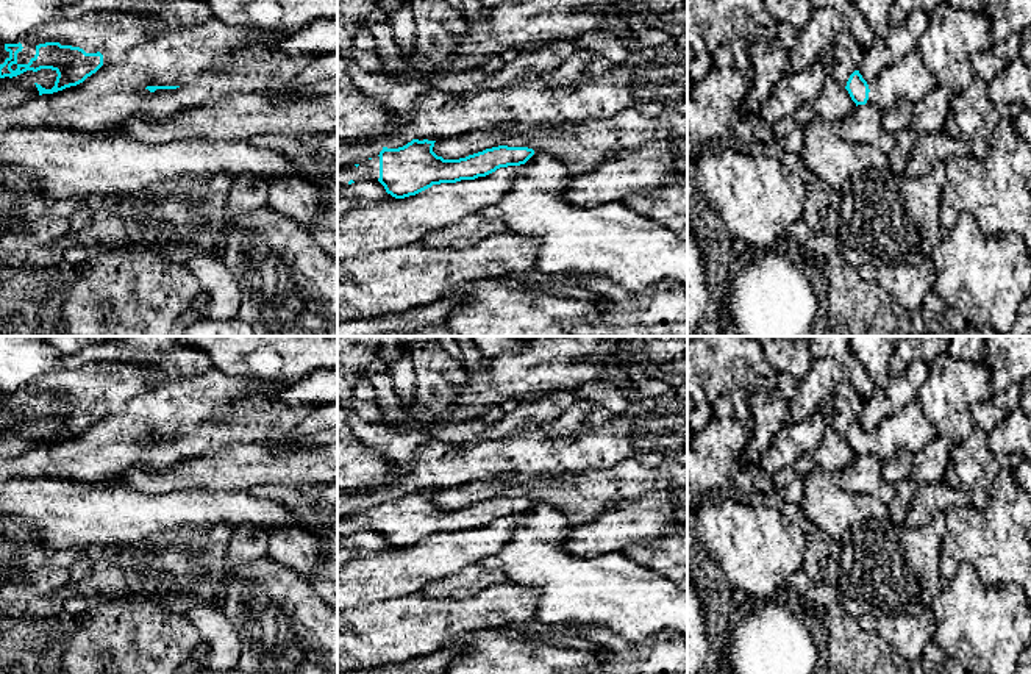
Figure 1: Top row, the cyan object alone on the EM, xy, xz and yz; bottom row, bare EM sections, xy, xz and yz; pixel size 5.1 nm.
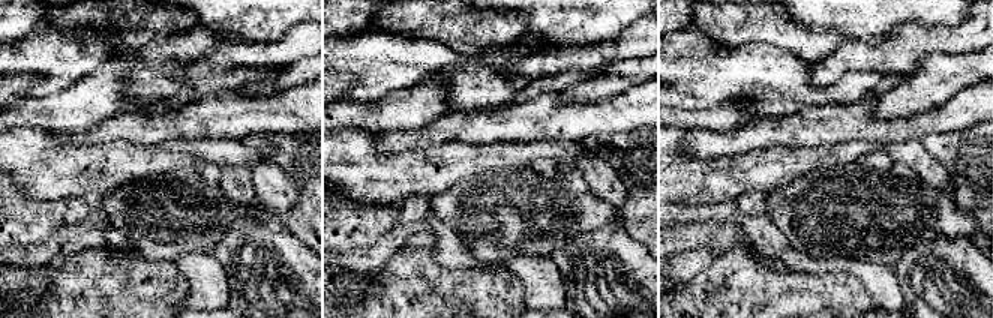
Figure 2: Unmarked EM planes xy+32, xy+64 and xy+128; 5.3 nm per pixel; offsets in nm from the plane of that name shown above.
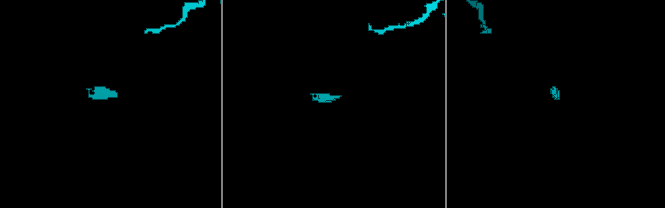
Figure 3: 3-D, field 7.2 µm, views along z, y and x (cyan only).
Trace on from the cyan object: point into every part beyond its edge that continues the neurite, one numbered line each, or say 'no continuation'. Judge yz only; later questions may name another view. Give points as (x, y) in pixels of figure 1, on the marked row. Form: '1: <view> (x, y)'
1: yz (908, 78)

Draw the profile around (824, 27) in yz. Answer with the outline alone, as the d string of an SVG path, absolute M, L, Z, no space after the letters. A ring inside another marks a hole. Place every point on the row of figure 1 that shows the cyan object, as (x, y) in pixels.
M831 8L814 9L808 22L798 30L797 44L789 52L790 70L801 72L829 48L845 31L842 16Z

